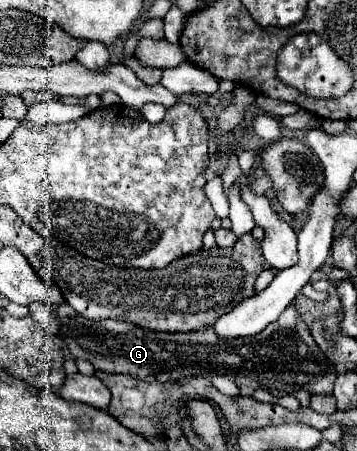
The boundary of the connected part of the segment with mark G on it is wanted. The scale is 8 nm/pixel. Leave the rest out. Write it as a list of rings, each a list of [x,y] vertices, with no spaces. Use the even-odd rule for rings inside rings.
[[[67,303],[55,305],[55,309],[59,313],[61,337],[67,343],[69,353],[75,359],[89,361],[95,369],[105,373],[127,373],[143,381],[161,383],[213,375],[225,375],[235,381],[235,377],[245,375],[275,391],[297,393],[299,389],[305,389],[311,395],[333,393],[333,381],[337,377],[335,365],[327,361],[293,305],[289,305],[275,323],[267,325],[267,329],[255,337],[243,337],[243,347],[241,339],[223,339],[213,331],[213,327],[187,333],[161,333],[145,329],[113,333],[97,329],[91,321],[79,317],[79,313],[75,313]]]

